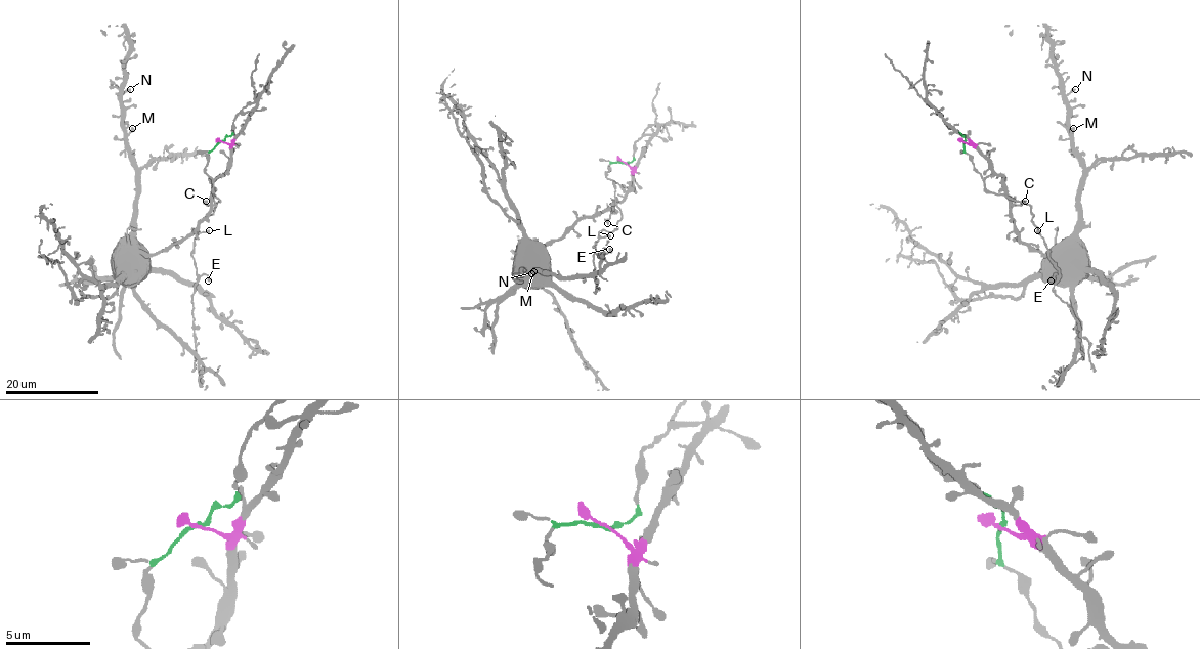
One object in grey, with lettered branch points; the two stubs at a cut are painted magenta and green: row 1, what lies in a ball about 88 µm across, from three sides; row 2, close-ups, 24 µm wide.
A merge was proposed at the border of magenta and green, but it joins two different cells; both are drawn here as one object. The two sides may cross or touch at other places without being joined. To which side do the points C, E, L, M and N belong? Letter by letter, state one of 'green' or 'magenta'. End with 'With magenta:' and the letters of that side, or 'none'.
C: magenta
E: green
L: green
M: magenta
N: magenta
With magenta: C, M, N

